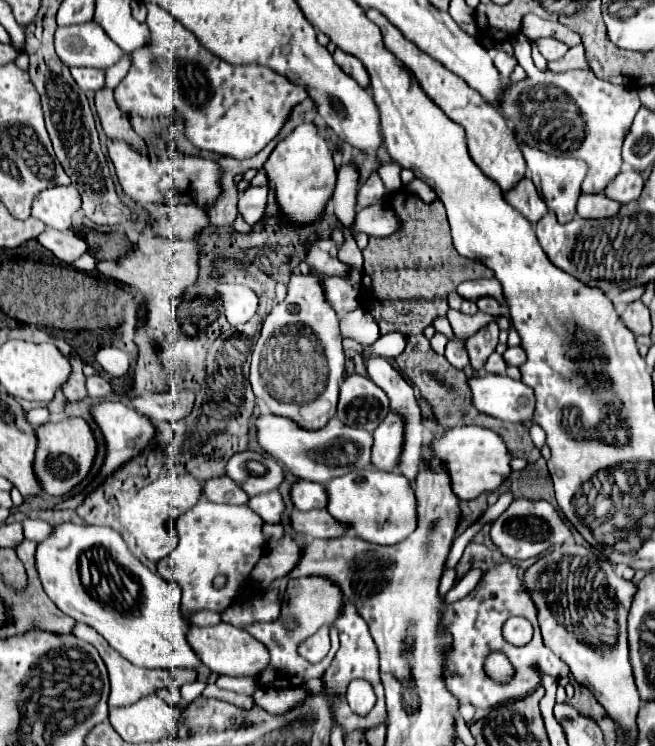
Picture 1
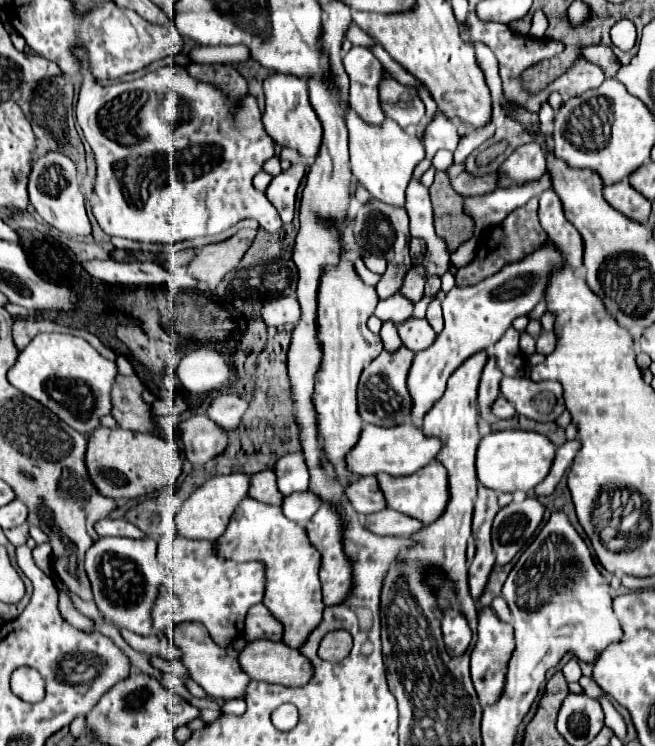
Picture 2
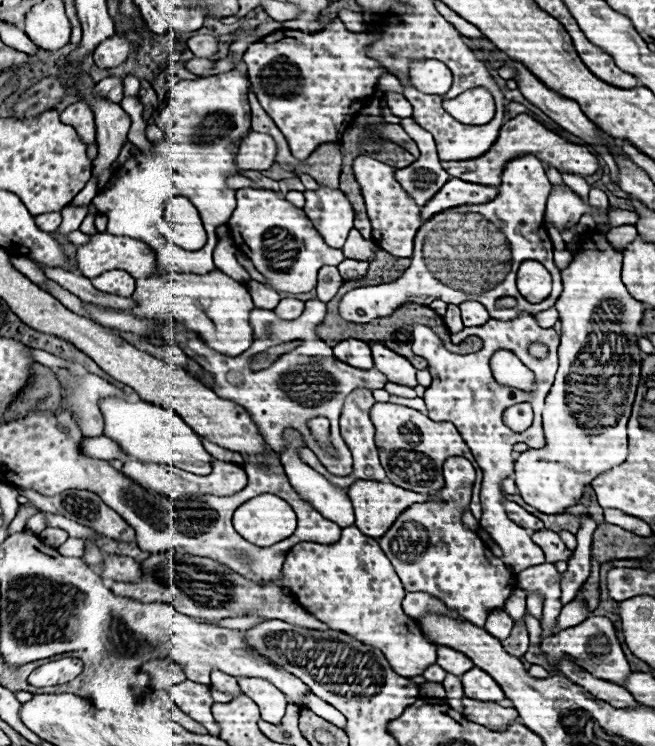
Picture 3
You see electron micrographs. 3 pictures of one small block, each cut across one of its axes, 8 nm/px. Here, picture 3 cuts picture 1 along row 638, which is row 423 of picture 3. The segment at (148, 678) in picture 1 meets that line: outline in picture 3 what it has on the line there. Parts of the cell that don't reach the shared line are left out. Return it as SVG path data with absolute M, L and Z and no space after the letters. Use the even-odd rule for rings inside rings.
M64 368L56 370L56 378L66 390L66 400L72 414L80 420L80 428L86 436L104 436L104 416L98 402L108 396L128 398L128 394L100 376L74 376Z

